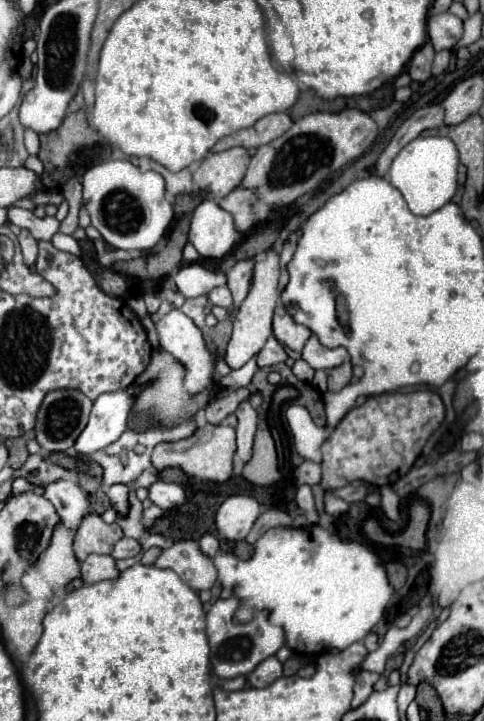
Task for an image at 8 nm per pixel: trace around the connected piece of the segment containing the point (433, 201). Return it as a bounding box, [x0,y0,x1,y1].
[386,137,458,215]

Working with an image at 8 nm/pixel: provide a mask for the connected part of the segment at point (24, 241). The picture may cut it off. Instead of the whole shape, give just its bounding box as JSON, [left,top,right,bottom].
[18,231,38,267]

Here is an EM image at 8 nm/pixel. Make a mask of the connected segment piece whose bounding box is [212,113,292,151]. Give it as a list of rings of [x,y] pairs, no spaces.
[[[272,113],[262,117],[256,125],[252,125],[250,129],[242,129],[238,133],[232,133],[224,139],[220,139],[216,143],[216,147],[212,151],[224,151],[230,147],[260,147],[266,145],[274,139],[278,139],[280,135],[284,135],[284,131],[288,131],[288,127],[292,127],[292,119],[288,113]]]

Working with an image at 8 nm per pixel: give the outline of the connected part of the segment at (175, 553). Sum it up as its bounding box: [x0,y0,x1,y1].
[154,541,216,591]

